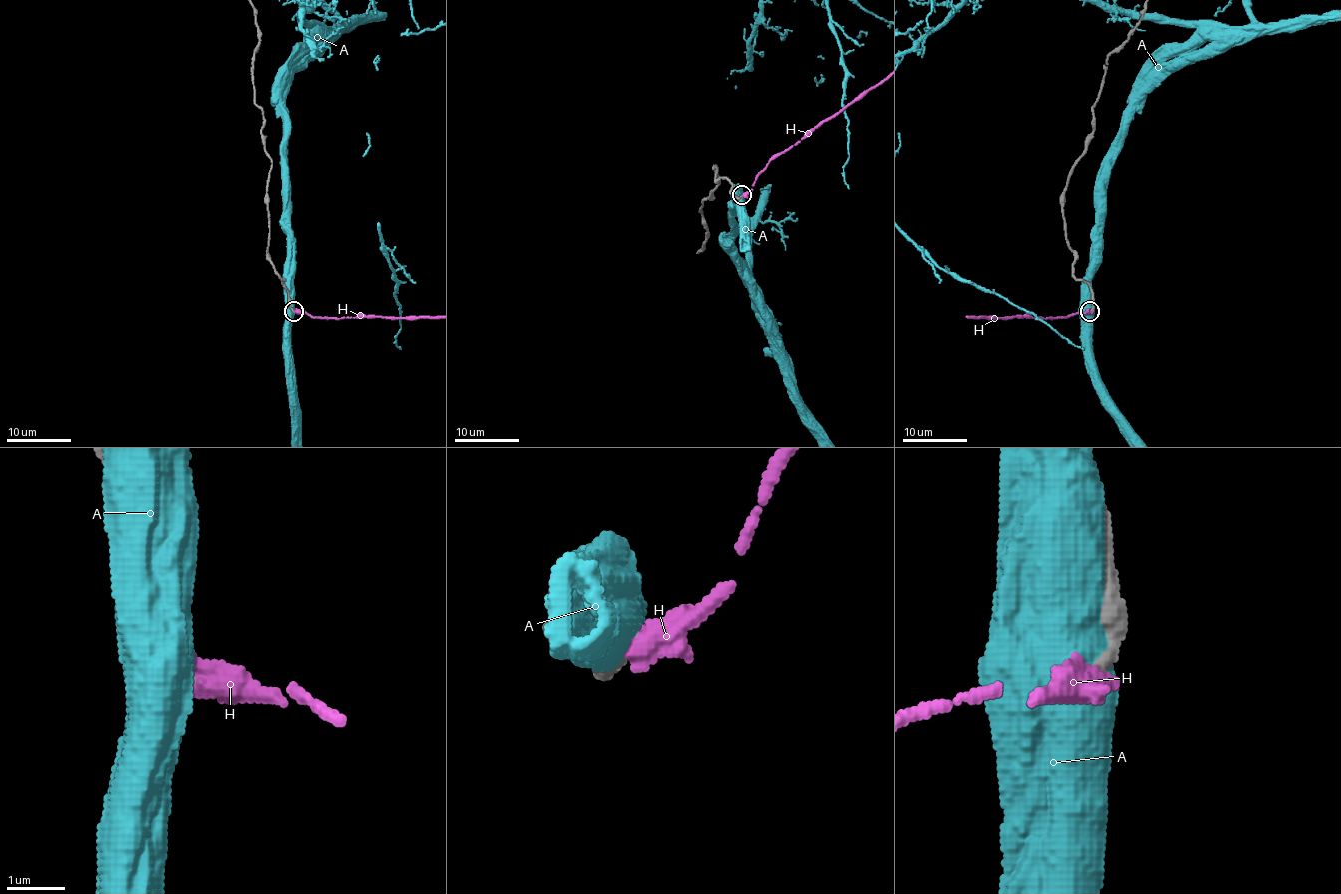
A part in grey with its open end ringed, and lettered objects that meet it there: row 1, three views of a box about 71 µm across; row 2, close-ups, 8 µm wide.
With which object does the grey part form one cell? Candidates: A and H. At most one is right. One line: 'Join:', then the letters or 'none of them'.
Join: none of them

